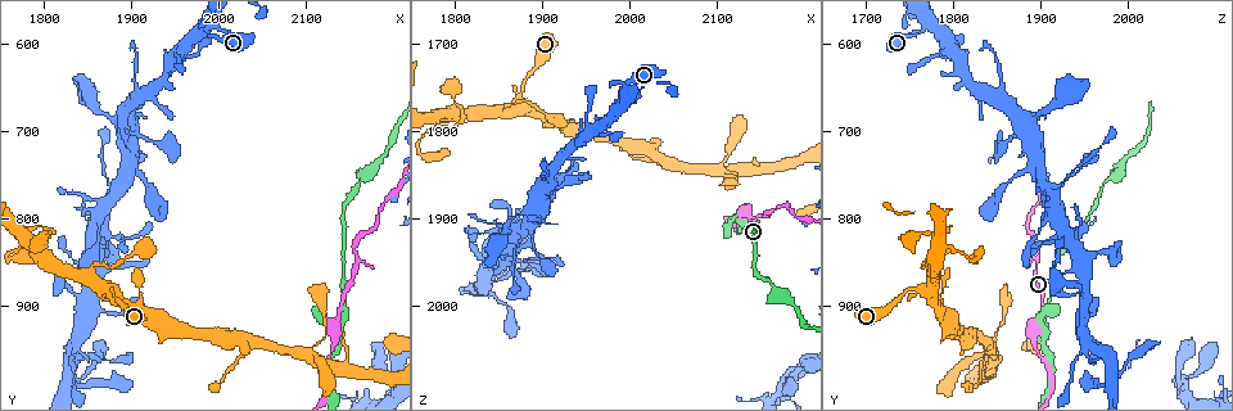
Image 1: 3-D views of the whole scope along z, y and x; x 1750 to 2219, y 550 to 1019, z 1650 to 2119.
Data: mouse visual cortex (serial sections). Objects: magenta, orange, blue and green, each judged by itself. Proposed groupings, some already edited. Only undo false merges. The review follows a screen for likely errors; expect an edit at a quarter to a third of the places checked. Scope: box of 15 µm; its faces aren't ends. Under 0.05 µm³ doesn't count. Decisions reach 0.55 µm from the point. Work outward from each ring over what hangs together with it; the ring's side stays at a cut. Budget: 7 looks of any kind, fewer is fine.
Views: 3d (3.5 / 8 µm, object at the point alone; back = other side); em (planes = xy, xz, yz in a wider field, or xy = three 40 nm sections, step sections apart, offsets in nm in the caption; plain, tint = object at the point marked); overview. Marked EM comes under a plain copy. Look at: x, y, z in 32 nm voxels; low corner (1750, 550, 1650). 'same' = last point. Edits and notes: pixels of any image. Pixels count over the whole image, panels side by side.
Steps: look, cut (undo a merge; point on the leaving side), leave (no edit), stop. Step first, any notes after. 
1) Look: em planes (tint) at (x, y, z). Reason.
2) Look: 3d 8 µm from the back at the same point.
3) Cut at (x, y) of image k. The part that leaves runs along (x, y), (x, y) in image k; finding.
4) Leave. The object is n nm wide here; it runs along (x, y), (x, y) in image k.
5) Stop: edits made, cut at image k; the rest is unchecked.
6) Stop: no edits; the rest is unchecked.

Look: 3d 8 µm at (2045, 940, 1840).

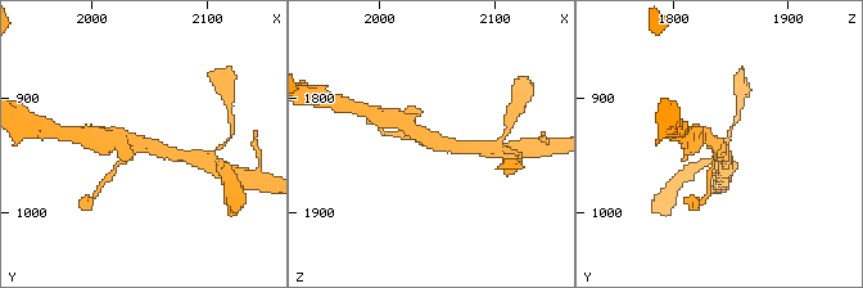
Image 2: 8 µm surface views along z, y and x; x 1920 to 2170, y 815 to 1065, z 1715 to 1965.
Look: em xy step 1 (tint) at (2042, 940, 1836). 3 arms meet here; the arms are 100, 350, 450 nm wide; need the tissue.

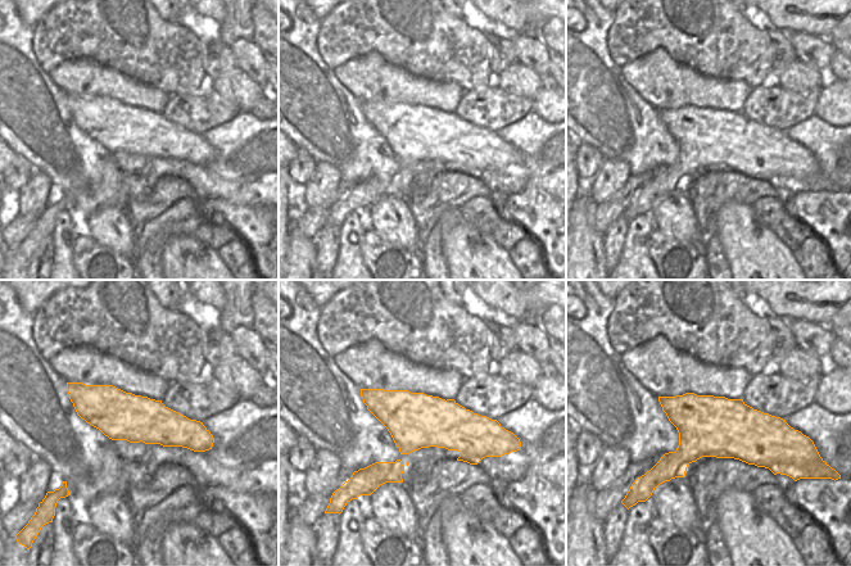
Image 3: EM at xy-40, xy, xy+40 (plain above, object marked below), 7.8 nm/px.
Leave. It runs along (400, 121), (429, 142), (464, 147) in image 2; one cell here.

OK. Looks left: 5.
Look: 3d 3.5 µm at (1910, 875, 1790). Thin neck.

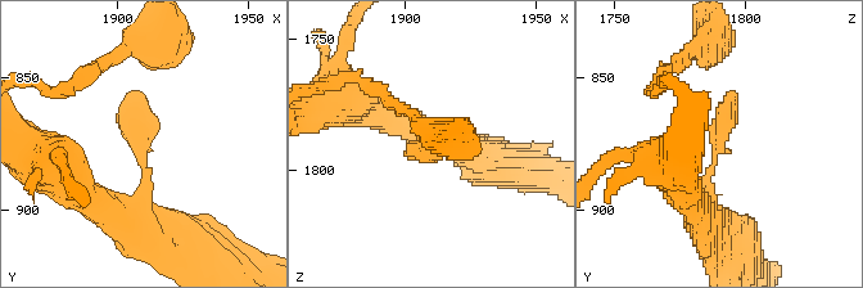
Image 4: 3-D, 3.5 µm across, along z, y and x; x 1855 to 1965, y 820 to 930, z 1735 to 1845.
Look: em xy step 5 (tint) at (1910, 879, 1790). Shape alone is not enough.

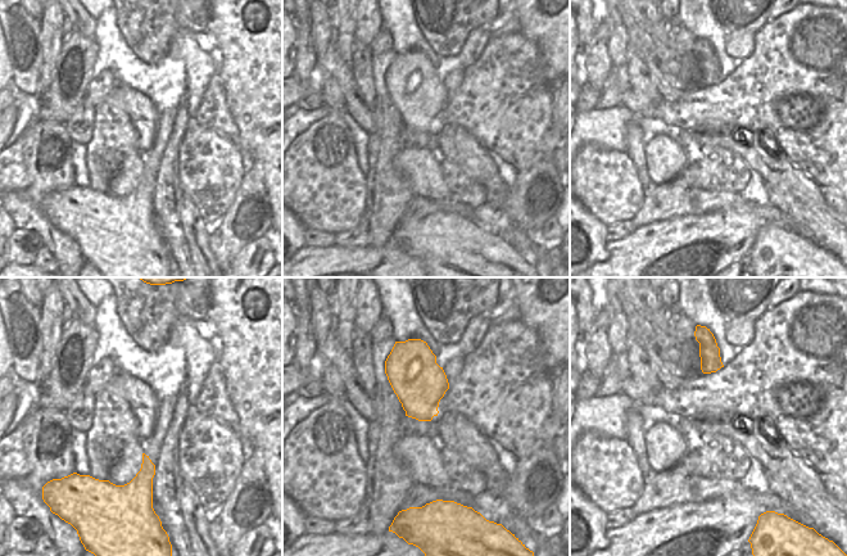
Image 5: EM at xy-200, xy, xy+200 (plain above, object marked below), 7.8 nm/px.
Look: em xy step 1 (tint) at the same point.

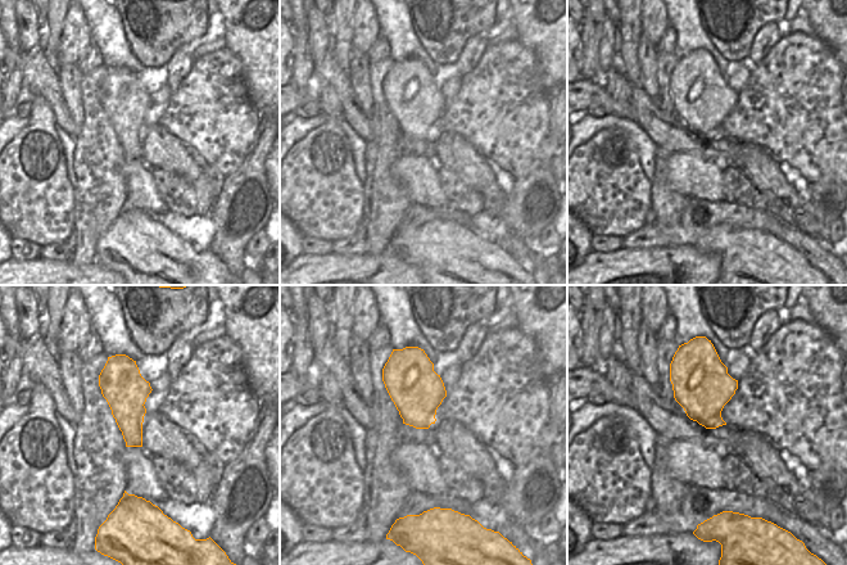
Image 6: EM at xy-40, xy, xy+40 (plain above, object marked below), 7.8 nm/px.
Leave. It runs along (111, 210), (147, 179), (127, 95) in image 4; one cell here.

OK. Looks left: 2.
Look: 3d 8 µm at (1845, 855, 1915). Abrupt turn.

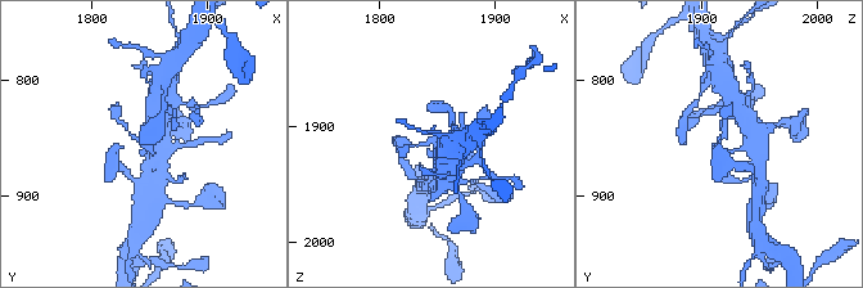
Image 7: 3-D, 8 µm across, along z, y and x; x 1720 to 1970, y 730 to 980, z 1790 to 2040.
Look: 3d 3.5 µm at (1848, 852, 1914).

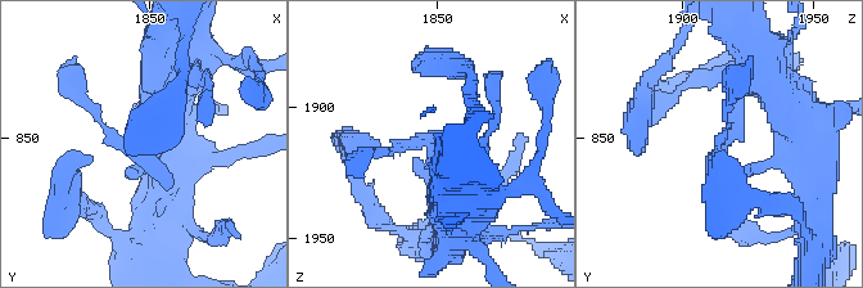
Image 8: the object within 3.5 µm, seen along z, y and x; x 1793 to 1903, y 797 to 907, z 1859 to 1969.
Leave. Continuous, no second cell.

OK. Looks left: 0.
Stop: no edits; the rest is unchecked.

